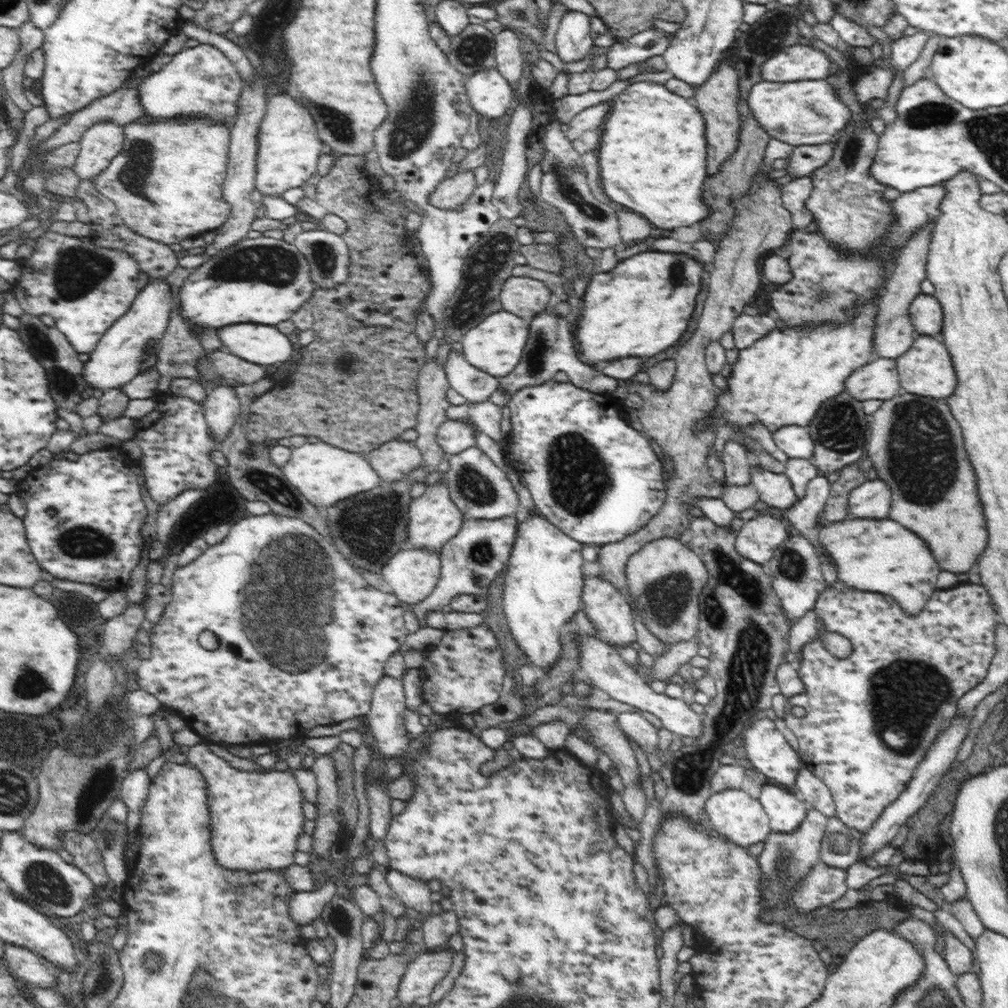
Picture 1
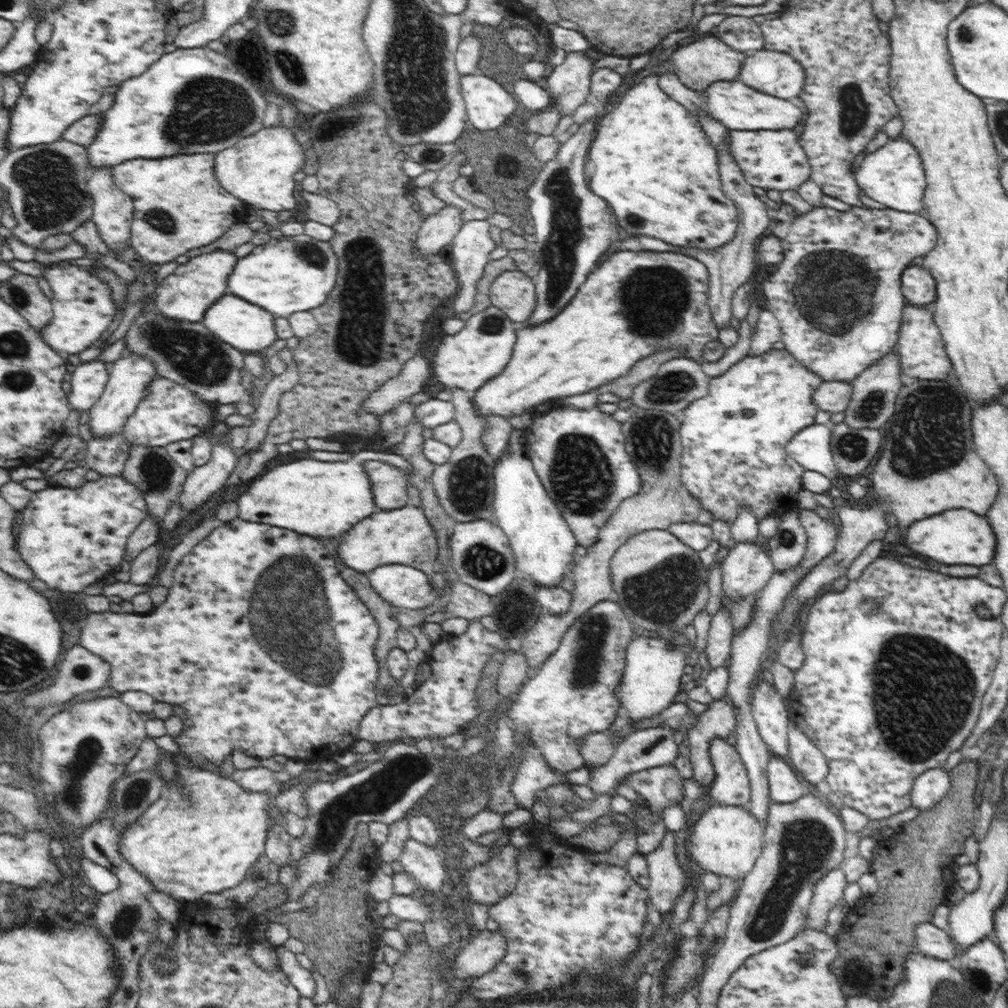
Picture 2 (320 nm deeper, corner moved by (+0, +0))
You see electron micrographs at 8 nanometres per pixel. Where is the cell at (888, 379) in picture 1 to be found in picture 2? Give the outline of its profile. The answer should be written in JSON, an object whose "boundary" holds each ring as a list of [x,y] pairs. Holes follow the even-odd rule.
{"boundary":[[[822,381],[812,395],[813,403],[824,412],[836,414],[846,410],[852,396],[852,382]]]}

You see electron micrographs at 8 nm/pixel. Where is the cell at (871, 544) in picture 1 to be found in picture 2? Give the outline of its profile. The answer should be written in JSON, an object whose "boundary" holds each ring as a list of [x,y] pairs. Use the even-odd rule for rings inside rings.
{"boundary":[[[953,508],[940,514],[916,521],[902,528],[901,536],[892,543],[903,544],[934,561],[944,564],[970,564],[984,566],[992,564],[996,552],[996,535],[984,515],[978,515],[966,508]],[[907,532],[907,543],[904,533]]]}

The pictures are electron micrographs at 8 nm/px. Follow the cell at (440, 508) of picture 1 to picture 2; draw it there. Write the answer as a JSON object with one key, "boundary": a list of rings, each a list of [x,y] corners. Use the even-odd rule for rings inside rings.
{"boundary":[[[406,505],[371,514],[356,523],[343,539],[338,539],[337,558],[362,575],[386,564],[405,564],[420,569],[431,578],[436,570],[440,539],[443,538],[431,527],[423,507]]]}

